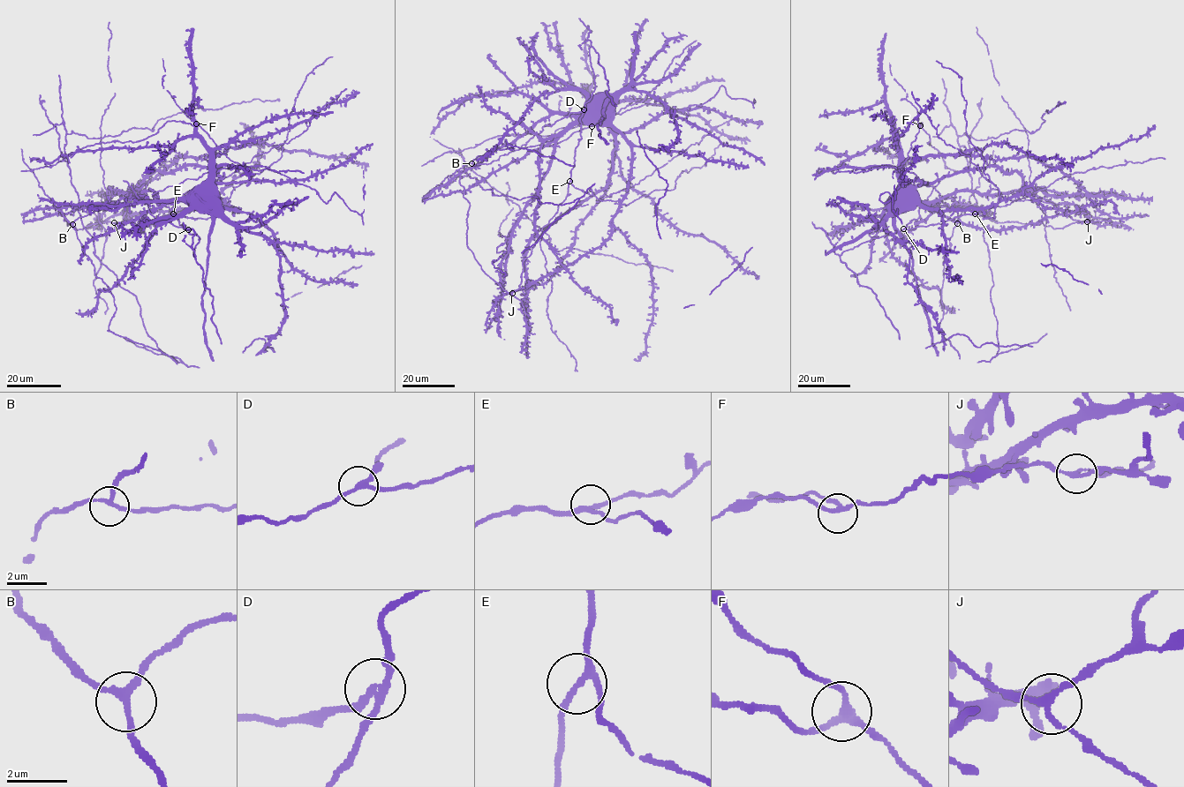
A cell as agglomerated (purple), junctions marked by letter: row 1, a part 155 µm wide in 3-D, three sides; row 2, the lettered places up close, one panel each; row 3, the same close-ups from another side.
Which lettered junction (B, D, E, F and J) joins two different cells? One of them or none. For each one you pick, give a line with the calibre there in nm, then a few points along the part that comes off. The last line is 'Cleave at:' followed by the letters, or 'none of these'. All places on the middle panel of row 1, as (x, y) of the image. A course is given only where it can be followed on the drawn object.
D: 200 nm thick; foreign part runs (584, 110), (570, 113), (550, 125), (545, 125), (539, 133), (521, 146)
Cleave at: D

